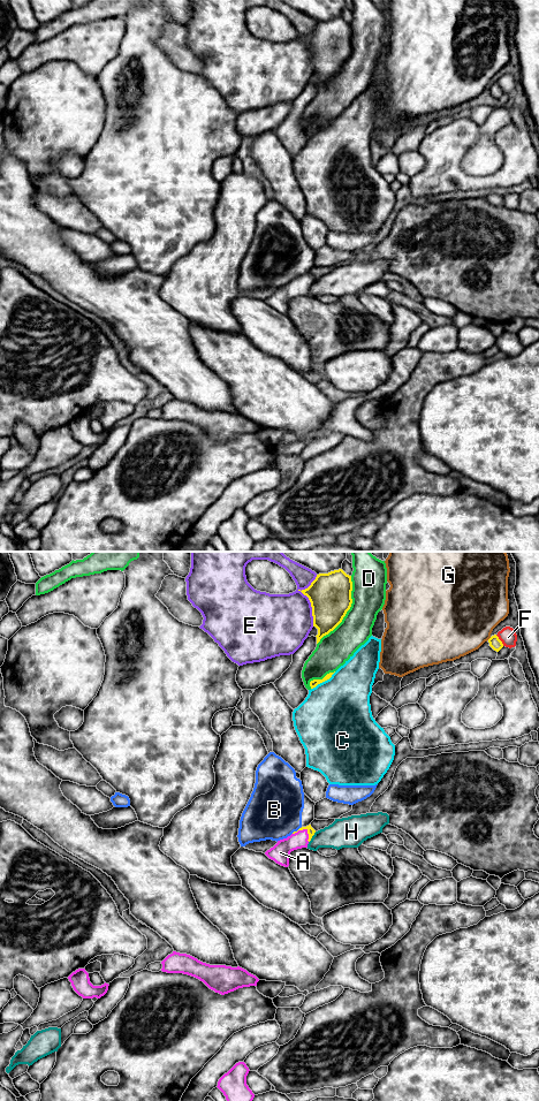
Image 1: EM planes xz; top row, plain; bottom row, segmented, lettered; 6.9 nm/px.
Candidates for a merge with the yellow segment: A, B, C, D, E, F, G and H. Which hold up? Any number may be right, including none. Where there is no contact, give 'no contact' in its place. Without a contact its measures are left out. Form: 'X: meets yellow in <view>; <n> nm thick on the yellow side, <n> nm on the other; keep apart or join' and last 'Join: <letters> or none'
A: meets yellow in xz; 50 nm thick on the yellow side, 130 nm on the other; join
B: meets yellow in xz; 50 nm thick on the yellow side, 380 nm on the other; keep apart
C: meets yellow in xz; 50 nm thick on the yellow side, 480 nm on the other; keep apart
D: meets yellow in xz; 300 nm thick on the yellow side, 240 nm on the other; keep apart
E: meets yellow in xz; 300 nm thick on the yellow side, 400 nm on the other; keep apart
F: meets yellow in xz; 80 nm thick on the yellow side, 120 nm on the other; keep apart
G: meets yellow in xz; 80 nm thick on the yellow side, 480 nm on the other; keep apart
H: meets yellow in xz; 50 nm thick on the yellow side, 200 nm on the other; keep apart
Join: A

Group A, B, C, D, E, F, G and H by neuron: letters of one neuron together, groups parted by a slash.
A / B / C / D / E / F / G / H

